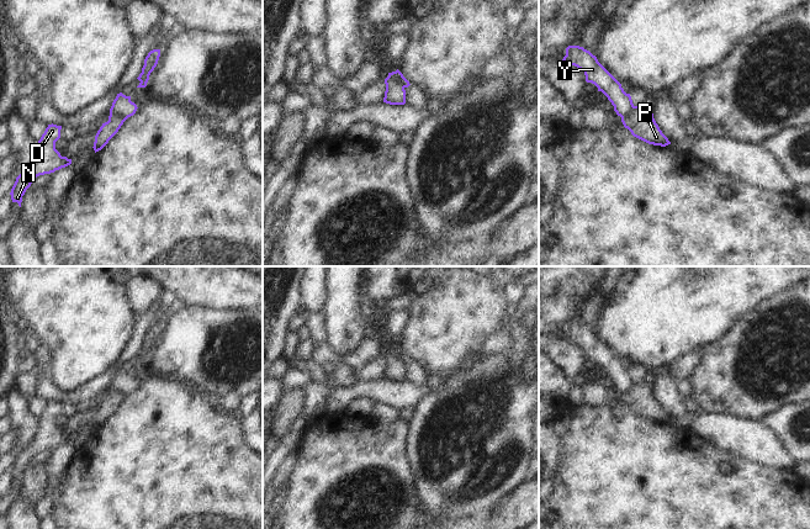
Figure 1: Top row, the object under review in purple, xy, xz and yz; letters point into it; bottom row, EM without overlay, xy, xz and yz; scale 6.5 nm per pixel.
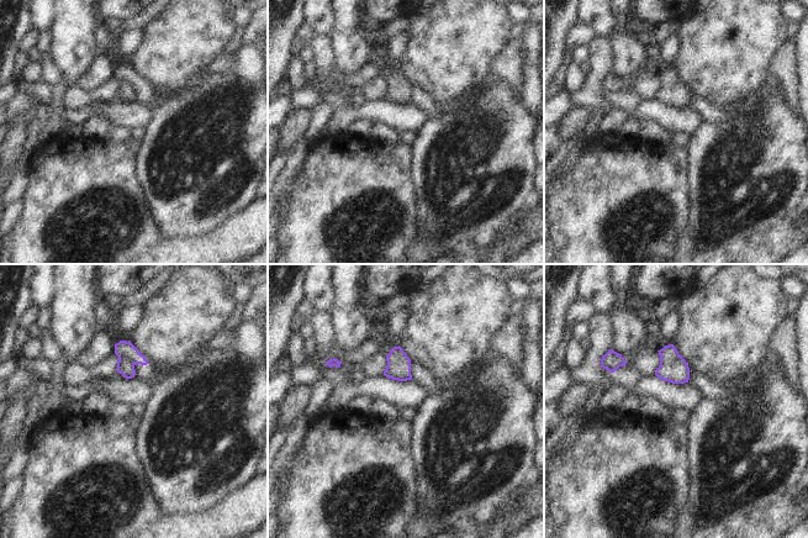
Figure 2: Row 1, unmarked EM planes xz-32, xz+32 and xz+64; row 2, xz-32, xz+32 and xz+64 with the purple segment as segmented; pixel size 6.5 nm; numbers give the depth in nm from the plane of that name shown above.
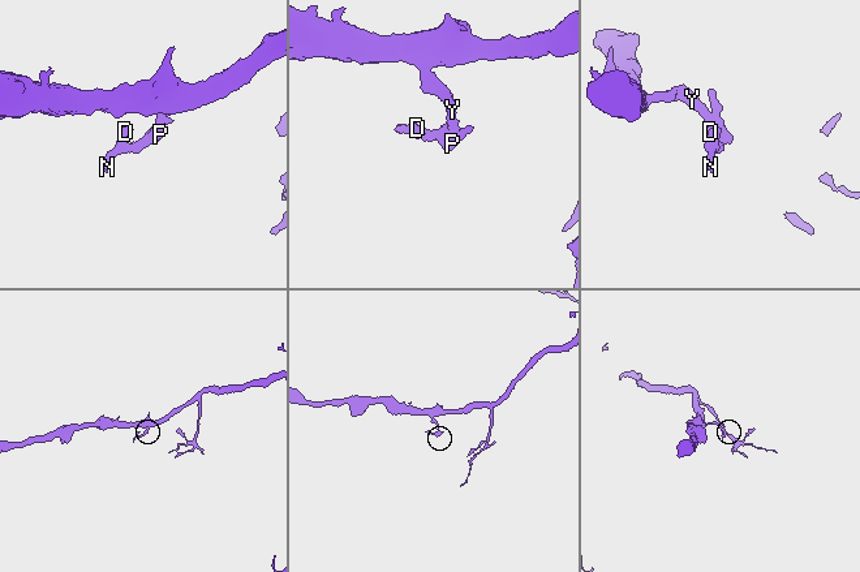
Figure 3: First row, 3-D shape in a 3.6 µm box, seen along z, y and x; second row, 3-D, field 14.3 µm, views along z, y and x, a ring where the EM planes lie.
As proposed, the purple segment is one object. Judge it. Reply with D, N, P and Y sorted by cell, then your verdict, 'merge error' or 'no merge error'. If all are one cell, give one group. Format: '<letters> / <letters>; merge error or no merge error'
D N P / Y; merge error

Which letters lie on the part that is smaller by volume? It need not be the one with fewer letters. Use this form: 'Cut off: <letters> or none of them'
Cut off: D, N, P

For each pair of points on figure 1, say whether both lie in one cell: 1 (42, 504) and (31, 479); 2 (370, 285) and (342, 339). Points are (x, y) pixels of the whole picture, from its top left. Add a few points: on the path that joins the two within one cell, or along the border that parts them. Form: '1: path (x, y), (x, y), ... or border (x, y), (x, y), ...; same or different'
1: border (46, 492), (33, 506); different
2: border (364, 279), (363, 291); different

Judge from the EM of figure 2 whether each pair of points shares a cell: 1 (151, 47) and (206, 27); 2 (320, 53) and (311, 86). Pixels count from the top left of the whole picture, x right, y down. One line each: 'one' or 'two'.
1: one
2: one

